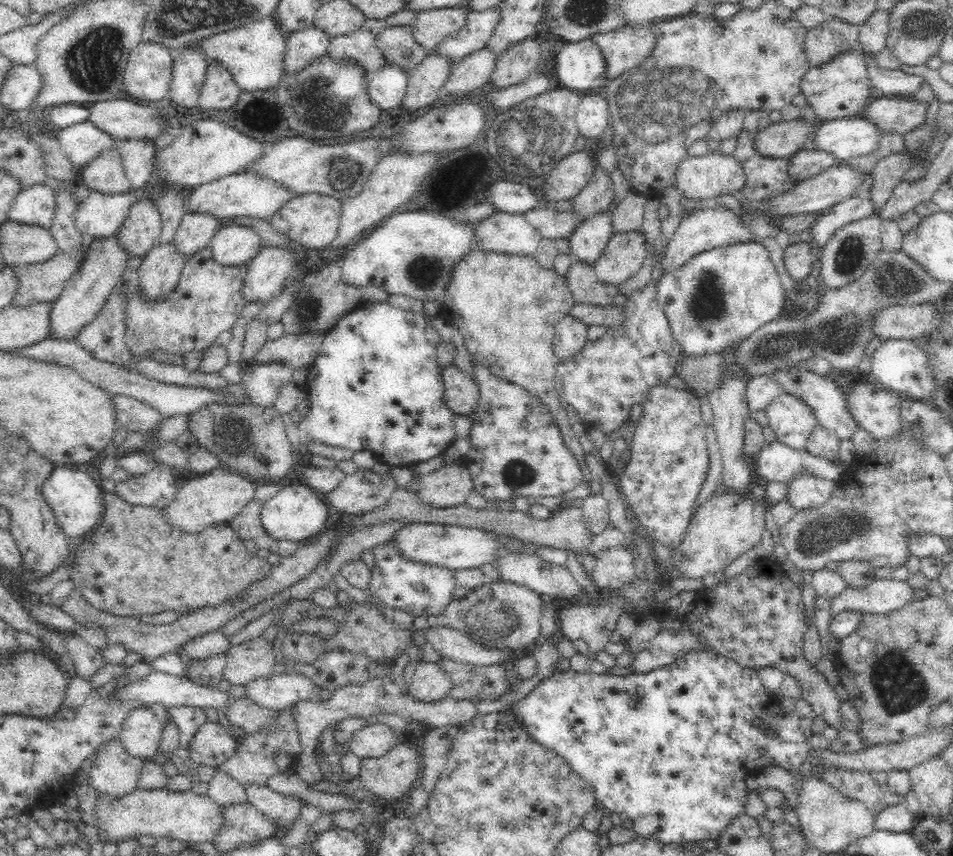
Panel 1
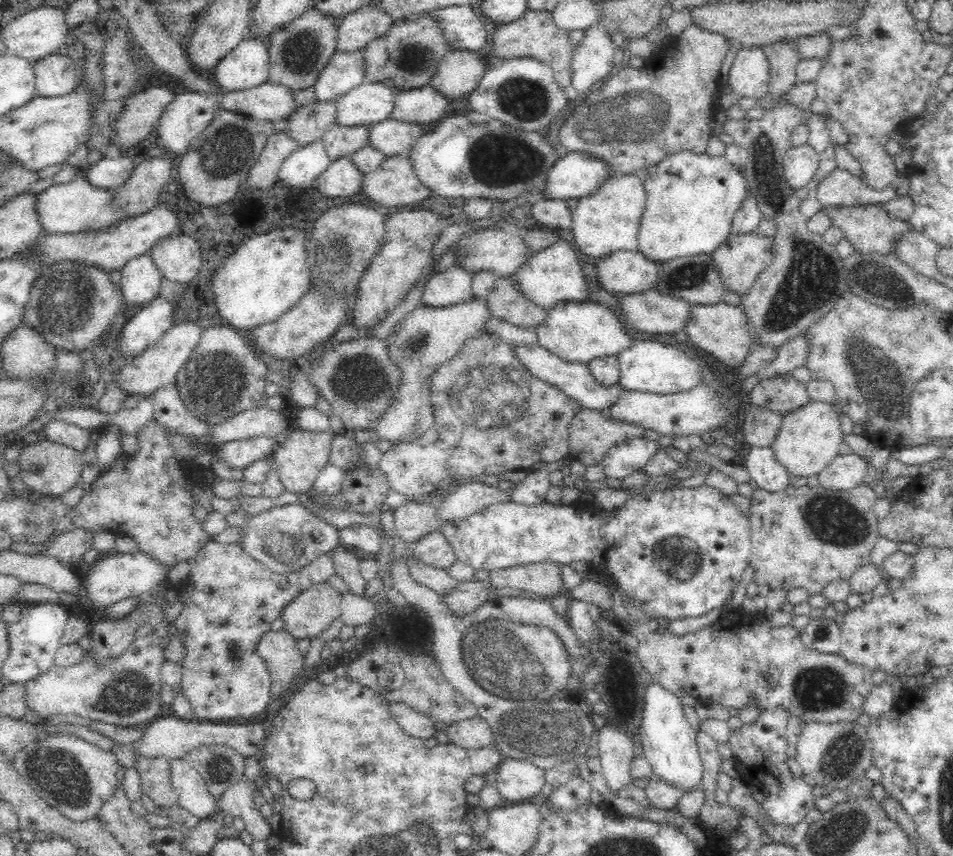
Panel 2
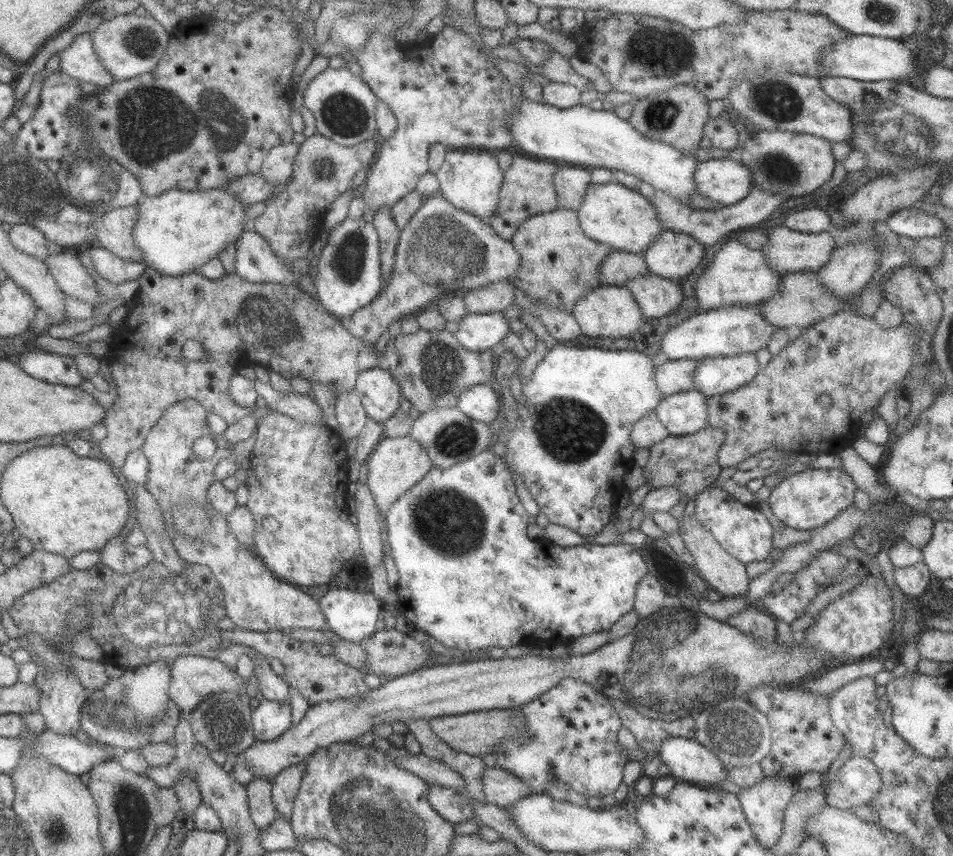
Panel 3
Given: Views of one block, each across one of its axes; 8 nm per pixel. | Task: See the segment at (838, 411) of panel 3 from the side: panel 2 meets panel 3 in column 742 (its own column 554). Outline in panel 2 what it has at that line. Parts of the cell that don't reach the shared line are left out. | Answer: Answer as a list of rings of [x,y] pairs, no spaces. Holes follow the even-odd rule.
[[[482,332],[468,339],[445,365],[436,368],[436,372],[426,380],[434,415],[432,428],[413,441],[396,443],[380,457],[379,469],[388,477],[391,490],[409,500],[421,500],[437,488],[440,480],[448,477],[466,479],[483,474],[501,475],[510,471],[530,470],[569,454],[569,426],[572,419],[584,409],[582,404],[564,395],[557,386],[532,376],[513,349],[499,336]]]

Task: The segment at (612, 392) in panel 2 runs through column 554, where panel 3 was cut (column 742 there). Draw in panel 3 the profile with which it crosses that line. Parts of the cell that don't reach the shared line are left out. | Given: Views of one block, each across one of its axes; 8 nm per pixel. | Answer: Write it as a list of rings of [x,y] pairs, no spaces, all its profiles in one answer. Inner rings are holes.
[[[754,353],[739,356],[717,356],[697,360],[694,389],[706,398],[738,390],[753,380],[760,370]]]

